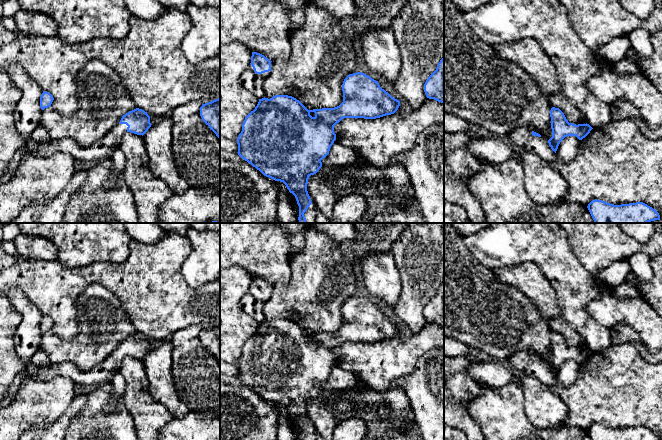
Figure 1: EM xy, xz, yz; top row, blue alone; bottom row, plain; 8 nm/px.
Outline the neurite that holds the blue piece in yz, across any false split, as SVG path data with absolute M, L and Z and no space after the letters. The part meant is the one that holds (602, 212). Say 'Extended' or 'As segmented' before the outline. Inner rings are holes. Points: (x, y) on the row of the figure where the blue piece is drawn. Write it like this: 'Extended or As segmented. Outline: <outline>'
As segmented. Outline: M595 199L587 208L594 223L649 223L660 220L659 213L643 202L614 205Z

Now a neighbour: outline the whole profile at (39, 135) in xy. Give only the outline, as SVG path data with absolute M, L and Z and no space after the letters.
M41 125L32 132L31 138L37 143L45 143L50 140L48 133Z

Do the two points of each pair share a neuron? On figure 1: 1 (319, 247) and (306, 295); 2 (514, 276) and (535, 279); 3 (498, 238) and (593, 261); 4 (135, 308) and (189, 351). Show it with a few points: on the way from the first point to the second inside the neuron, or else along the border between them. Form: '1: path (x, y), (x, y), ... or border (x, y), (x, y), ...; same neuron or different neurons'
1: path (319, 259), (318, 283); same neuron
2: path (519, 276), (530, 279); same neuron
3: border (567, 236), (569, 246), (578, 261), (593, 274); different neurons
4: border (193, 325), (177, 330), (169, 339); different neurons

